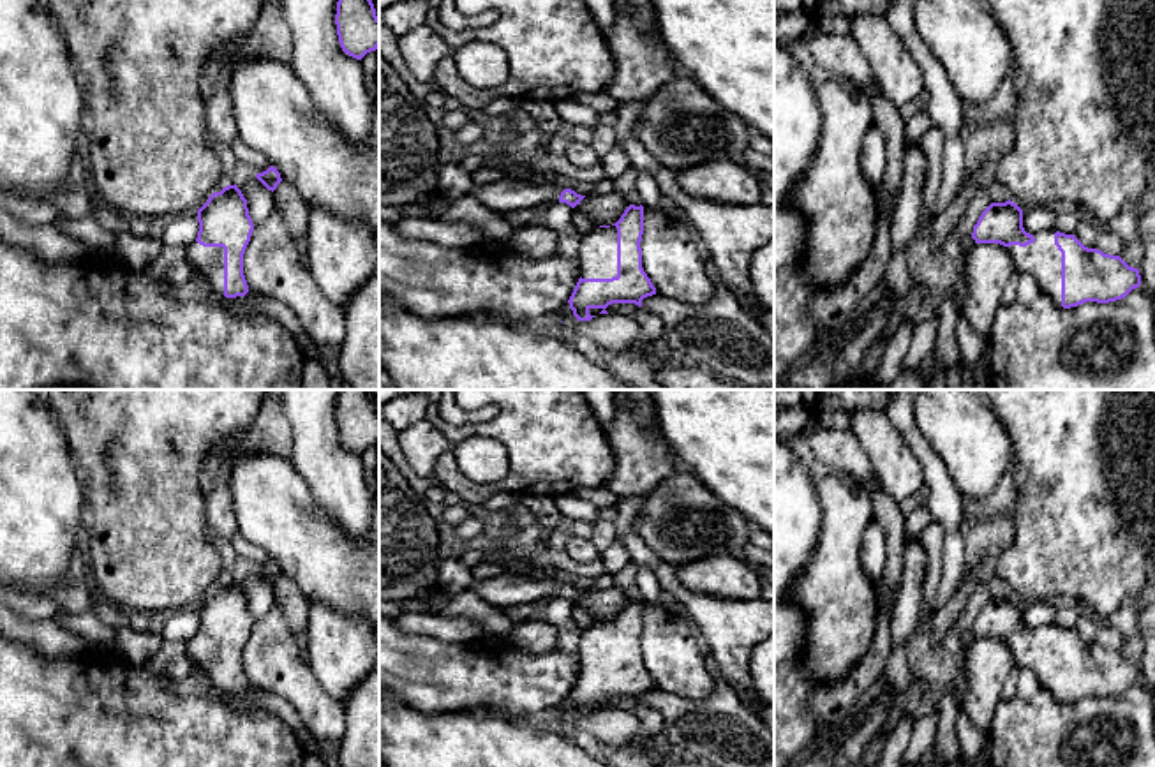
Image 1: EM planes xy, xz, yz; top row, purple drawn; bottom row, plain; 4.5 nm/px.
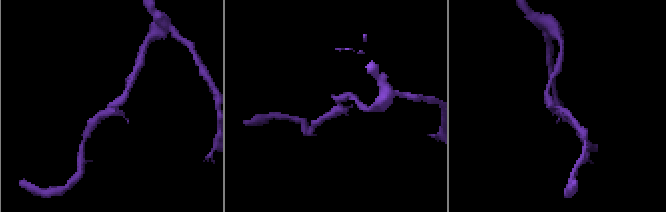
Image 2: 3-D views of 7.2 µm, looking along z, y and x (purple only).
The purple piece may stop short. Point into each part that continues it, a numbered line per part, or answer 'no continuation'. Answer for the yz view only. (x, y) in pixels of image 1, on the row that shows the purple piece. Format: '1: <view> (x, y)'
1: yz (1041, 260)

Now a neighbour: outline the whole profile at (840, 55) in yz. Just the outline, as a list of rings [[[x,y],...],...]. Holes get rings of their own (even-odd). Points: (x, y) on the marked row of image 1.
[[[815,32],[802,39],[804,48],[818,65],[834,78],[848,81],[868,99],[868,86],[875,83],[868,56],[850,35]]]

